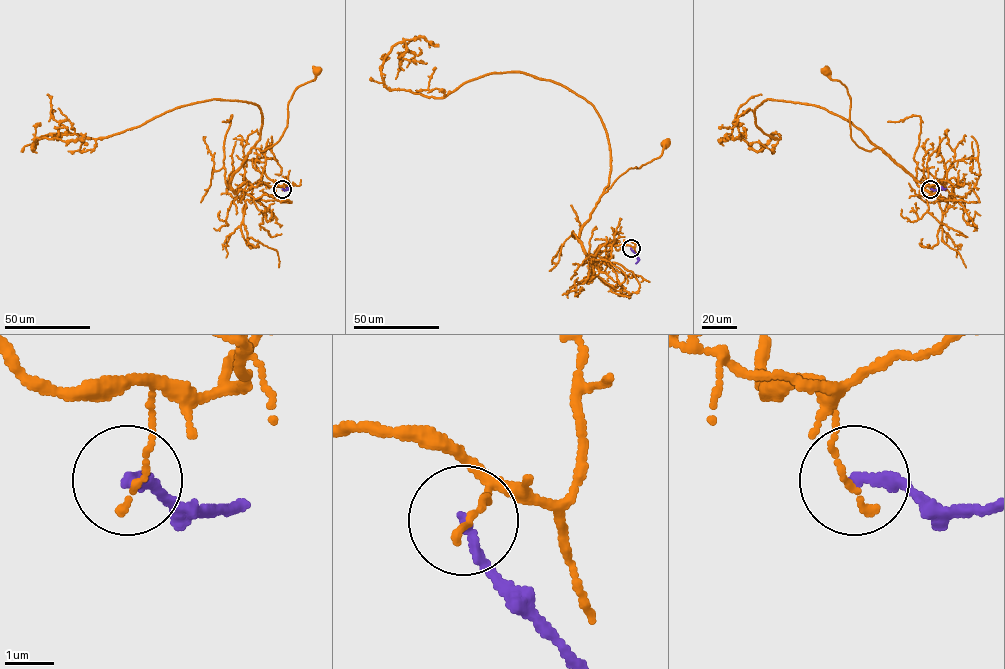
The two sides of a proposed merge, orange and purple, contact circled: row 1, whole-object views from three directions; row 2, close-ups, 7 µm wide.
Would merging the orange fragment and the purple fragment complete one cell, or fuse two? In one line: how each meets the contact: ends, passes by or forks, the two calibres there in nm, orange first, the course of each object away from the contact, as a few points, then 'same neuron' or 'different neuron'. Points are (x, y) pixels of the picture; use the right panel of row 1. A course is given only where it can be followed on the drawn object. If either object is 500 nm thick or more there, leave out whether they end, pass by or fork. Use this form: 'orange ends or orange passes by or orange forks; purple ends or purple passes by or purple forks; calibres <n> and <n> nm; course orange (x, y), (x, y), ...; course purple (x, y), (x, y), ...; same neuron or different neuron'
orange ends; purple ends; calibres 140 and 220 nm; course orange (931, 189), (928, 170), (926, 182), (944, 188), (930, 193), (878, 148), (852, 139), (847, 89), (826, 70); course purple (931, 189), (946, 188); different neuron

